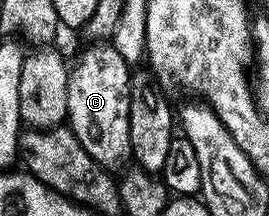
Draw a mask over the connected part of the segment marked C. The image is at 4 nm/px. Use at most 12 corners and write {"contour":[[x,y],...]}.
{"contour":[[96,41],[70,67],[67,126],[107,169],[129,162],[130,64]]}

